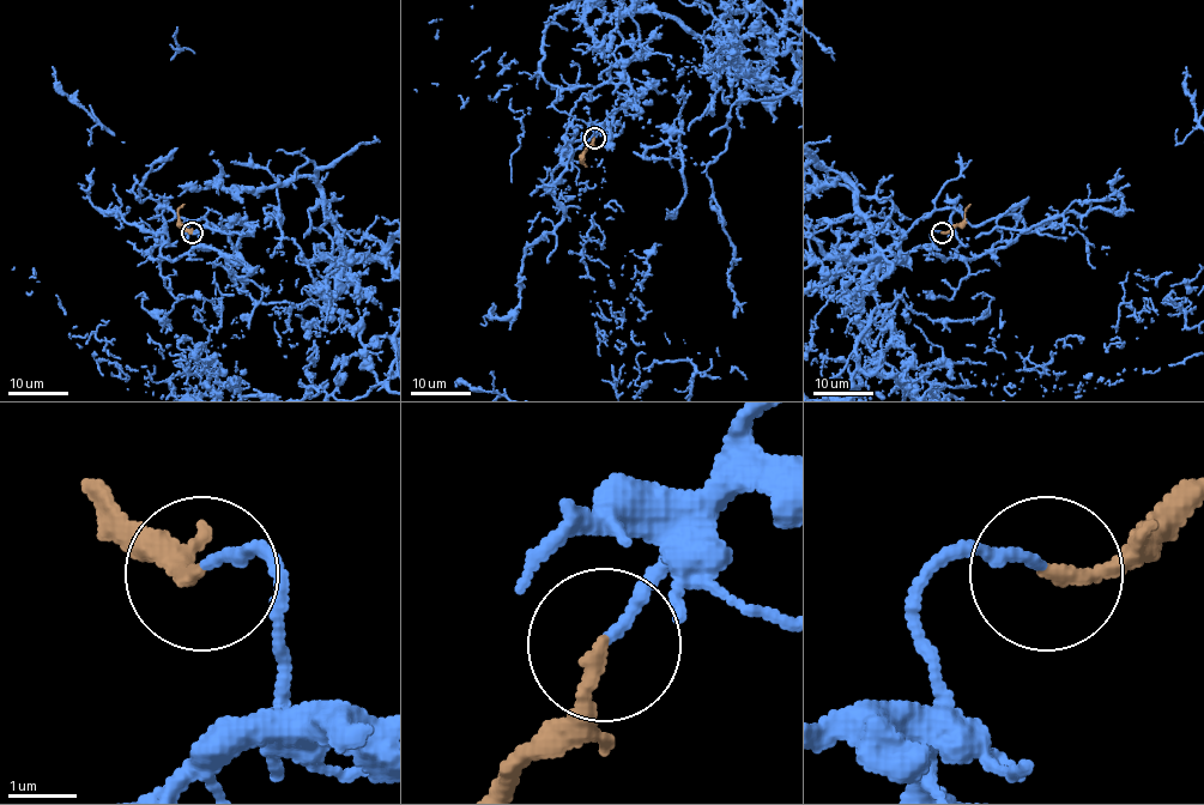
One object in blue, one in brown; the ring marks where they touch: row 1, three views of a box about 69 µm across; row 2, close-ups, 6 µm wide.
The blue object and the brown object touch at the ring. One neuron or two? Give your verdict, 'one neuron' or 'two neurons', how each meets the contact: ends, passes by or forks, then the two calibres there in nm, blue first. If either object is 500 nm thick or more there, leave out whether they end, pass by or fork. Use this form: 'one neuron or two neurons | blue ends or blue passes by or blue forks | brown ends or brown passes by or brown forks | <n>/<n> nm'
one neuron | blue ends | brown ends | 150/200 nm

